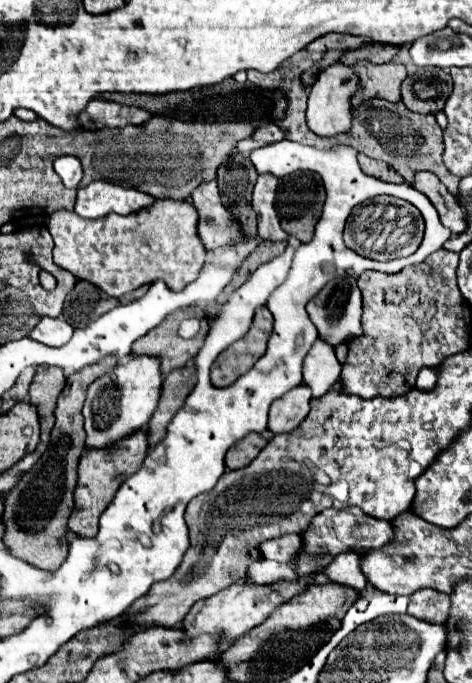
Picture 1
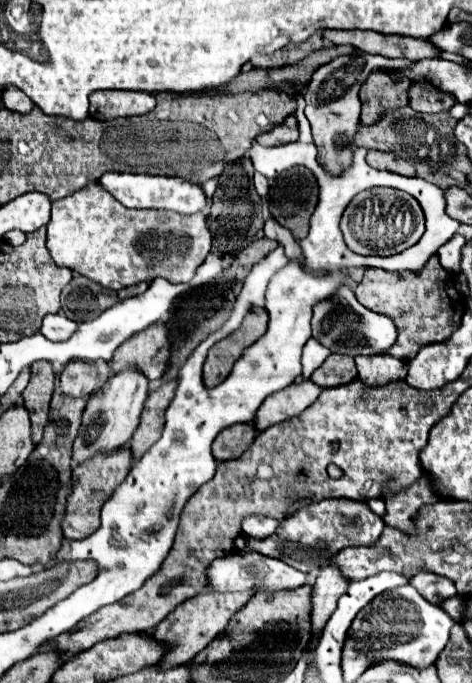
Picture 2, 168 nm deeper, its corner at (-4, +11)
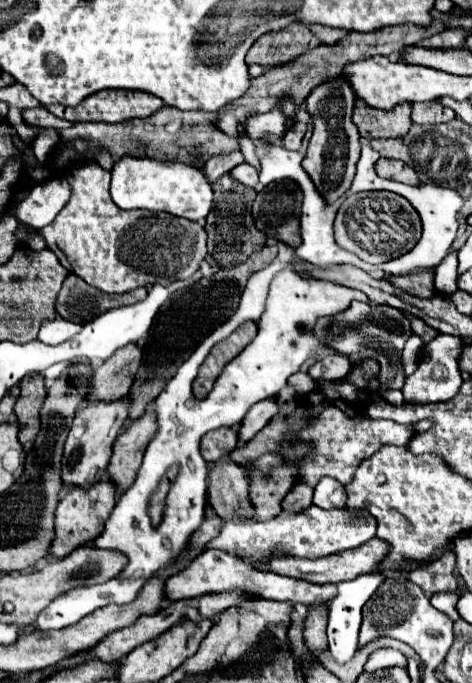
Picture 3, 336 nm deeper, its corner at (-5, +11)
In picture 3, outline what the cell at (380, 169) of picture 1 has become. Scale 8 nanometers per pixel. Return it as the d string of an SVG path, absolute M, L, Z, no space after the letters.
M379 159L377 161L377 175L383 179L407 183L407 185L421 185L417 173L409 165L405 165L403 161L395 161L395 159Z

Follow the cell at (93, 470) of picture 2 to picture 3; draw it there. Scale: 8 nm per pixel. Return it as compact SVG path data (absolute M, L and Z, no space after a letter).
M99 481L89 491L73 487L65 499L55 509L55 539L49 547L49 555L53 559L67 557L73 549L91 543L99 533L105 529L105 521L111 515L111 509L115 507L115 485L111 481Z

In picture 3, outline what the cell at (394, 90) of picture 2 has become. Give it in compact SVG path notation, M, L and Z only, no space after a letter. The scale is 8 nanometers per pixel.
M363 101L355 103L353 123L365 139L403 137L411 127L411 105L397 105L393 111L375 111Z

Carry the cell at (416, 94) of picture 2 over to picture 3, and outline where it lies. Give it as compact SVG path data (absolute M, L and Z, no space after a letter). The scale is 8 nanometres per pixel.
M415 103L411 113L413 123L429 125L429 123L447 123L455 119L455 113L449 107L443 107L439 103Z

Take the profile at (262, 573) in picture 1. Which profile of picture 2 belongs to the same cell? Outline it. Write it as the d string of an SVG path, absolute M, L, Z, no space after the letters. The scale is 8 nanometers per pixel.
M234 553L230 557L222 557L218 561L212 561L212 565L206 571L208 583L214 587L214 591L248 591L248 589L294 589L306 583L306 575L284 561L266 557L262 553Z

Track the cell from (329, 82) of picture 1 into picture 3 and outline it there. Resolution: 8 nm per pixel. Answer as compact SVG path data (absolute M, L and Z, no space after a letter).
M337 77L333 81L325 81L319 87L315 87L307 97L307 111L313 117L313 137L307 145L307 153L303 159L303 169L307 169L315 189L323 193L327 205L333 205L339 197L347 193L351 187L351 181L355 177L355 163L359 159L361 151L361 137L357 133L357 127L351 121L353 105L355 105L355 93L351 85Z

